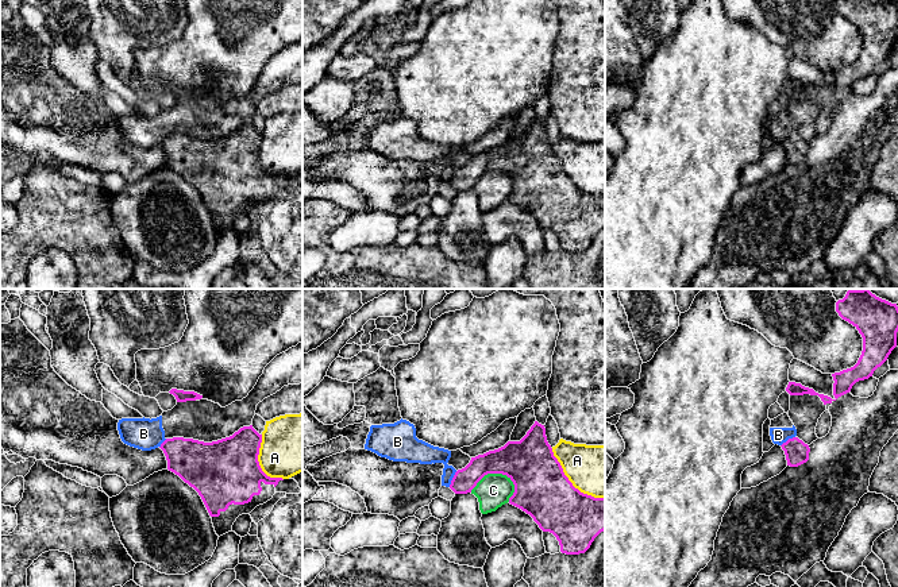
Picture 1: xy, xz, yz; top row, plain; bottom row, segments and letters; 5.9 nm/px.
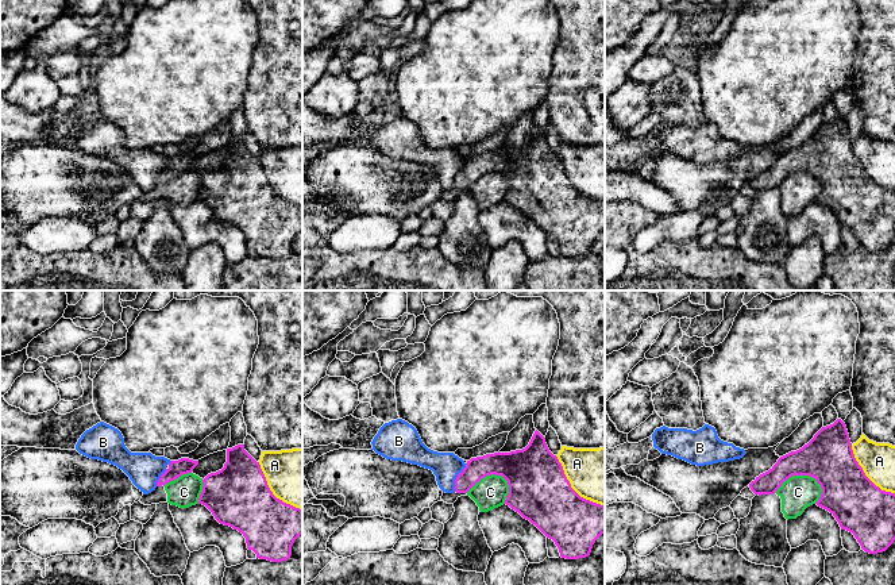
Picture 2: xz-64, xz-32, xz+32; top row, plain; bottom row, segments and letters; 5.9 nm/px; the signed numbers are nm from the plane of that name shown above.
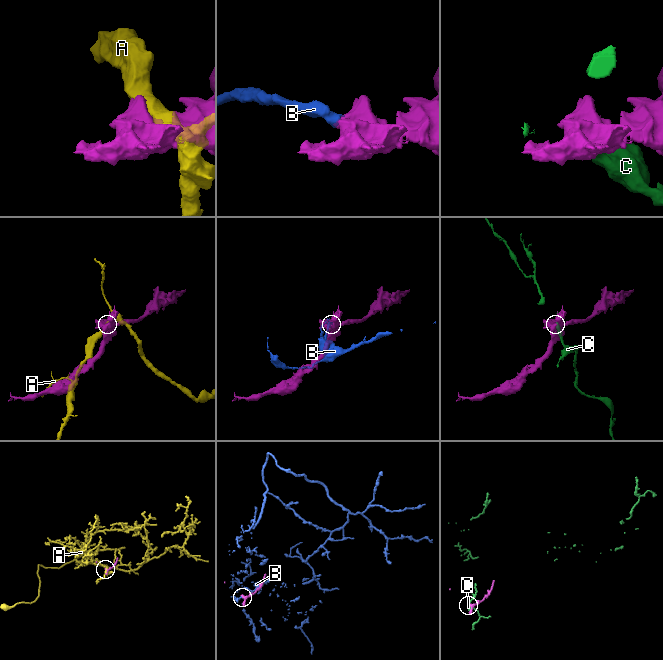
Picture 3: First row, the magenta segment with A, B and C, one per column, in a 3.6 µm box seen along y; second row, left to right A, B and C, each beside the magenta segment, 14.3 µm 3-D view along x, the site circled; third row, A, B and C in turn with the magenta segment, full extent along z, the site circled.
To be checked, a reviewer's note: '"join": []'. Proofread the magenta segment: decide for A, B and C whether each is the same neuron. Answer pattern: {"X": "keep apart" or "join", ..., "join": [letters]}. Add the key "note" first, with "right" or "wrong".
{"note": "right", "A": "keep apart", "B": "keep apart", "C": "keep apart", "join": []}

